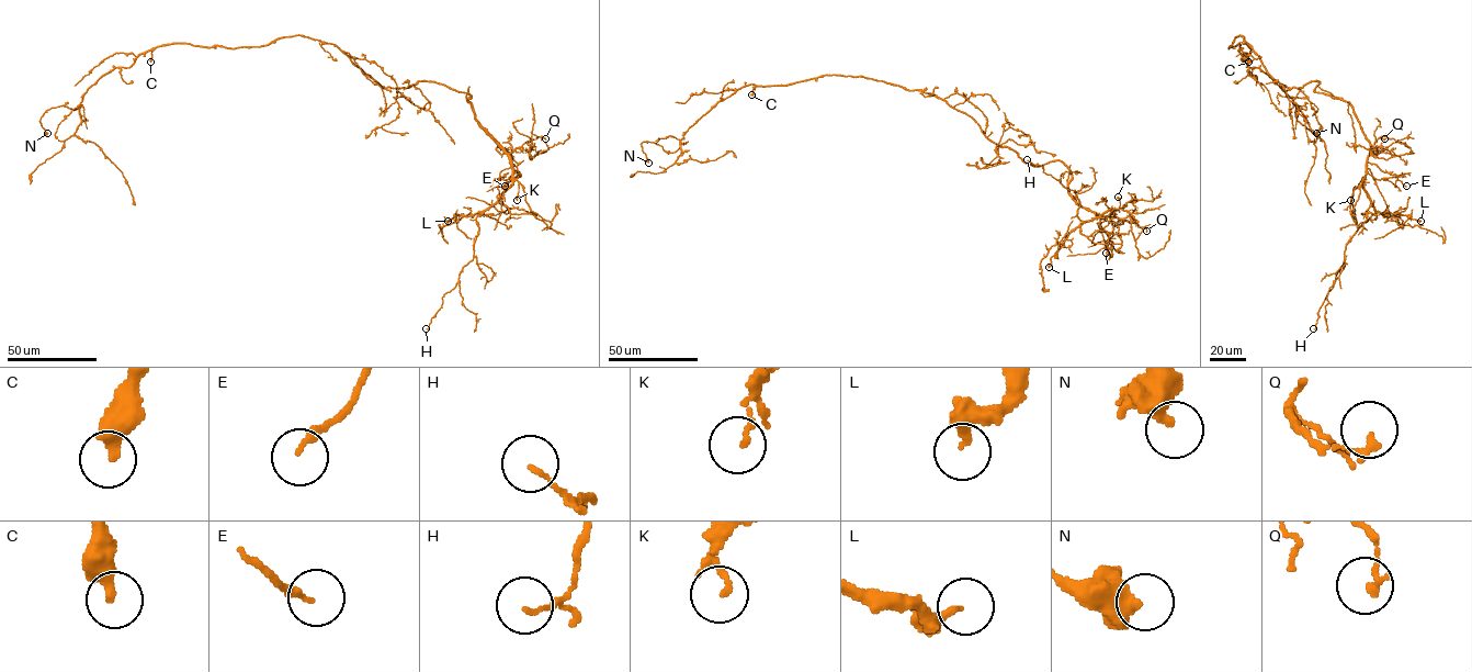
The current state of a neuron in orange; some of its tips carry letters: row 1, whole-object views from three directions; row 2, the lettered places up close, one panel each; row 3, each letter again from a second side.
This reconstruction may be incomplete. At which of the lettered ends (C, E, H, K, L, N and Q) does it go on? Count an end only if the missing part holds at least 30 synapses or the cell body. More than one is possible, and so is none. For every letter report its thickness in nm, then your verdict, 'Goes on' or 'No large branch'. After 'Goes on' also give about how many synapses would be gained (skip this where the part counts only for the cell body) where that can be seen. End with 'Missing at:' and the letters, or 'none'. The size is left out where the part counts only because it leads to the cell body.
C: Thickness 360 nm. No large branch
E: Thickness 160 nm. No large branch
H: Thickness 100 nm. No large branch
K: Thickness 130 nm. No large branch
L: Thickness 260 nm. No large branch
N: Thickness 500 nm. No large branch
Q: Thickness 180 nm. No large branch
Missing at: none

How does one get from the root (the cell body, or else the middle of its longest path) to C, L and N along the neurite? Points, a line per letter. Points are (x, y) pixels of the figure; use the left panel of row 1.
C: (355, 65), (333, 44), (301, 35), (275, 38), (259, 46), (234, 48), (167, 44), (153, 51), (150, 62)
L: (355, 65), (384, 88), (432, 81), (467, 92), (479, 125), (508, 157), (512, 185), (500, 197), (448, 221)
N: (355, 65), (301, 35), (234, 48), (167, 44), (103, 75), (78, 108), (48, 109), (47, 133)

